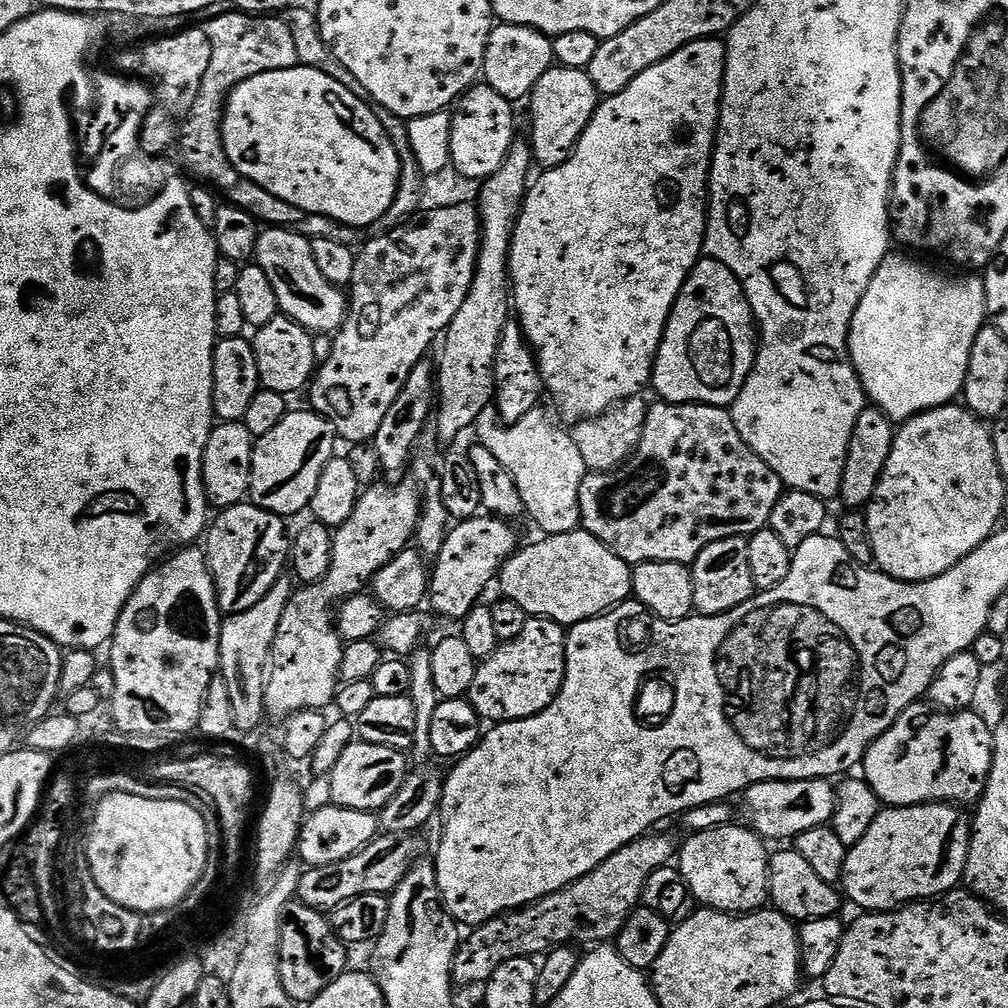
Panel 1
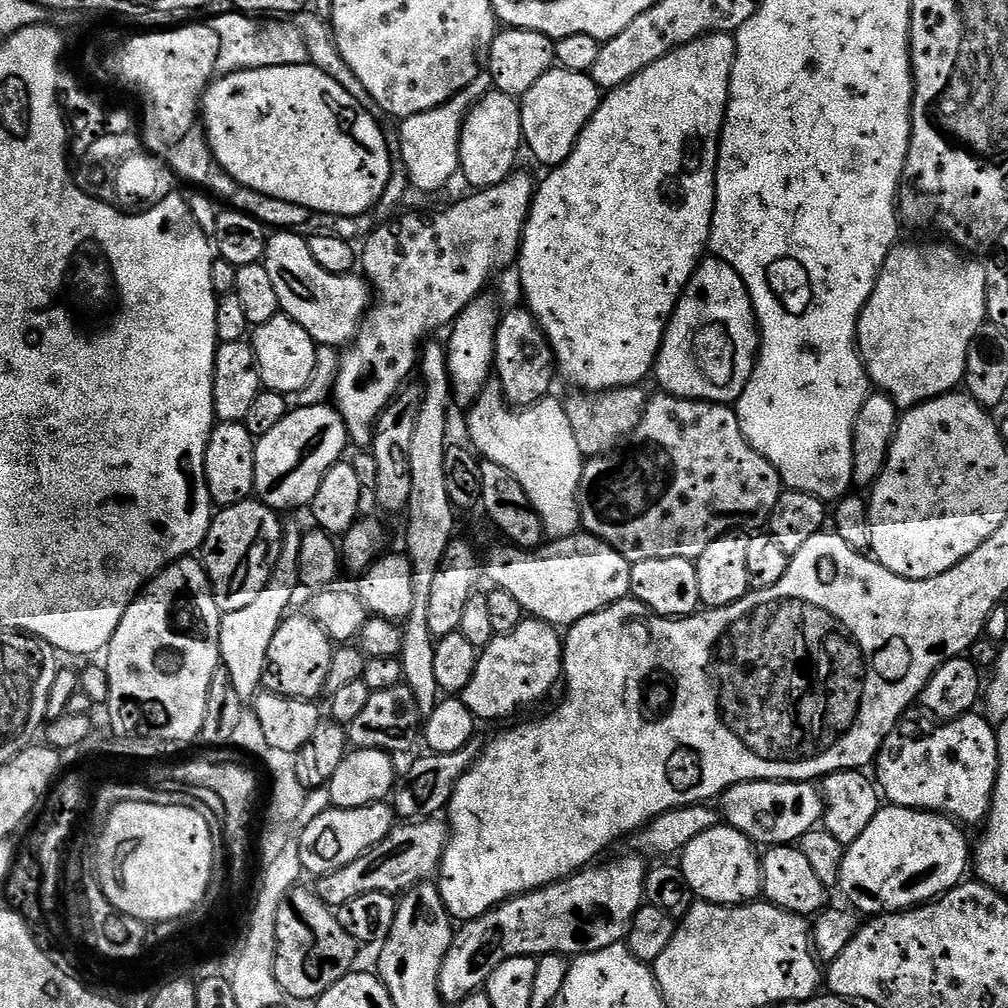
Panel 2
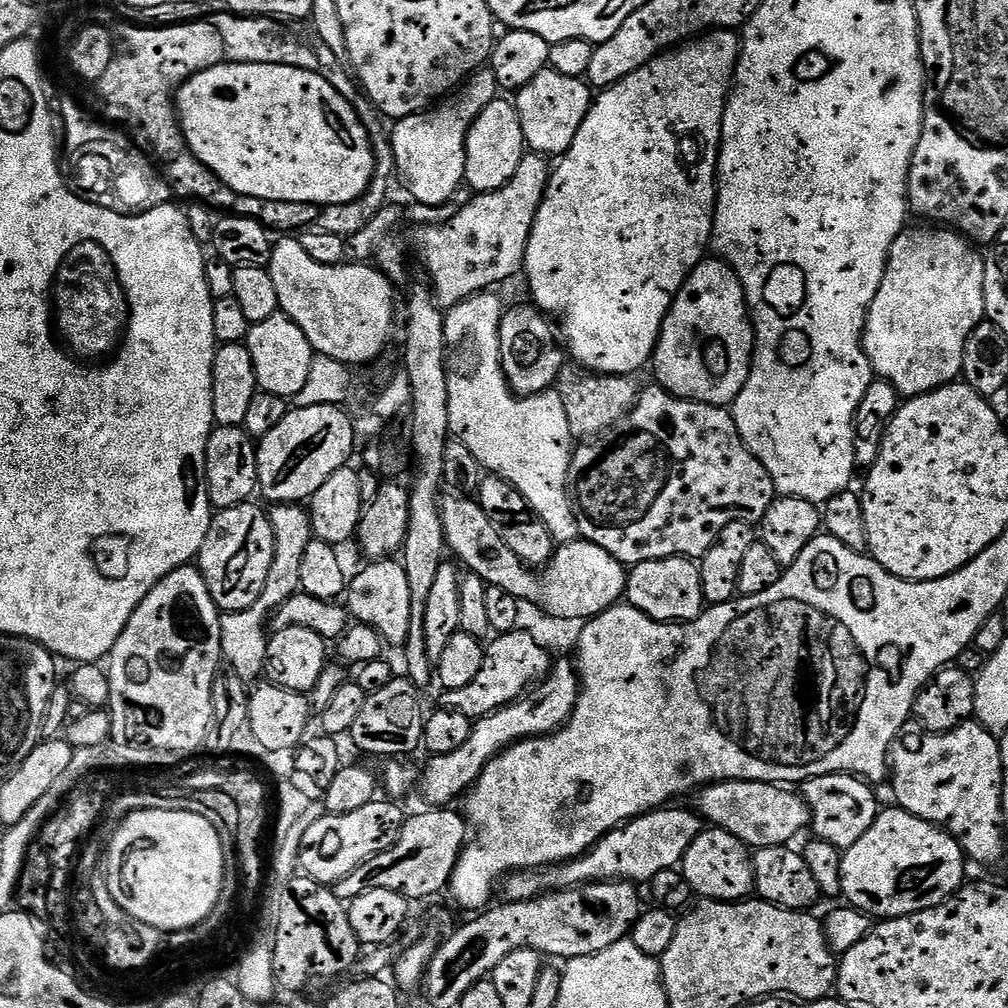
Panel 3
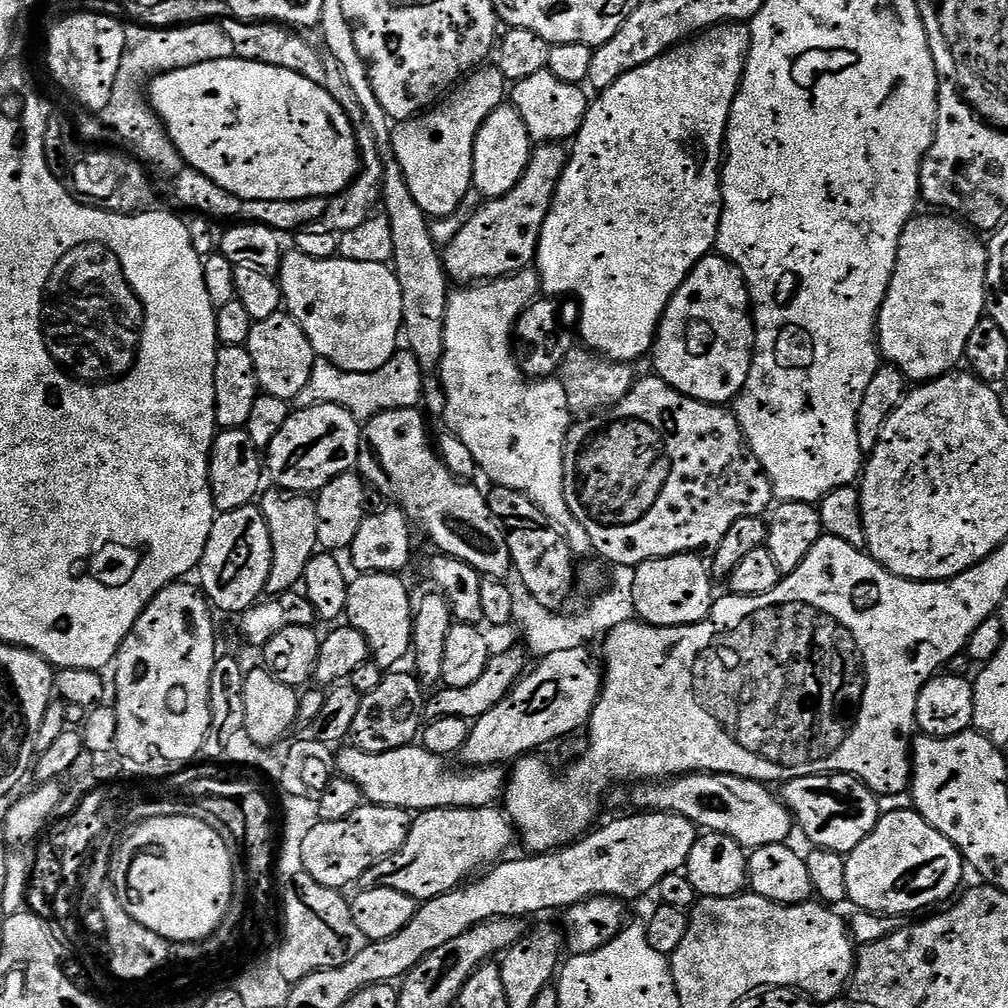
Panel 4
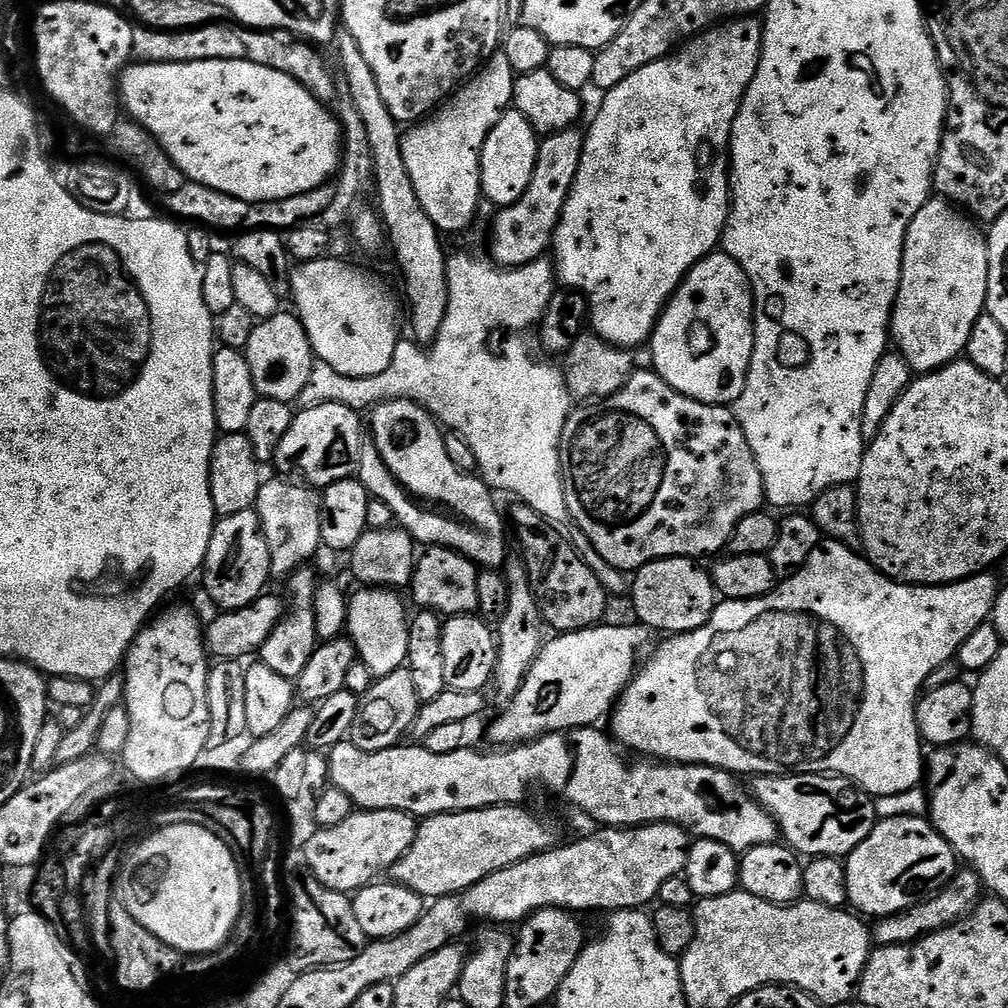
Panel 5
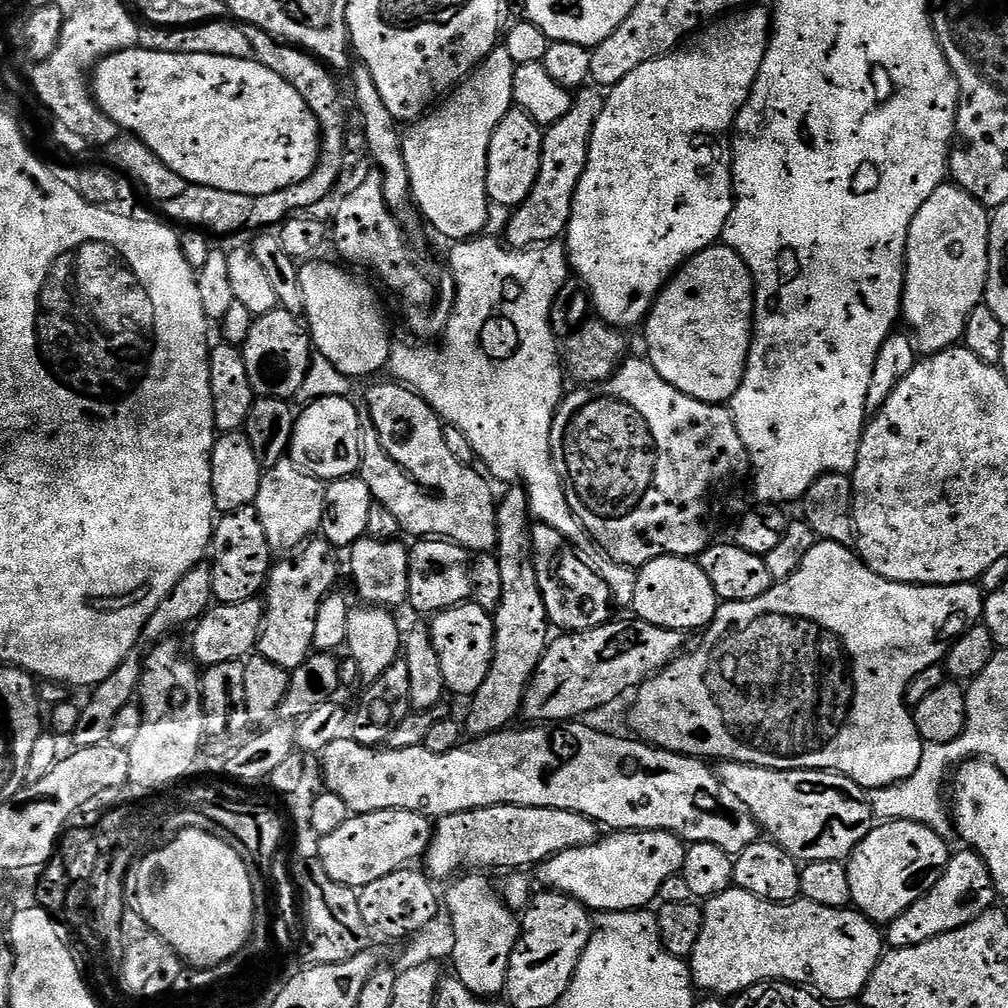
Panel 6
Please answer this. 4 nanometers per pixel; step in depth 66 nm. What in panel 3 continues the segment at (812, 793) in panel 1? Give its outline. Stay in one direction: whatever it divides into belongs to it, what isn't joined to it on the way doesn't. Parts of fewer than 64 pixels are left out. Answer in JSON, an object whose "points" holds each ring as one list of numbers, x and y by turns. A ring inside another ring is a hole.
{"points":[[721,780,719,784,699,789,694,799,695,811,711,827,734,834,752,850,791,845,792,839,809,827,812,818,808,803,799,791,779,784,764,784,761,780]]}

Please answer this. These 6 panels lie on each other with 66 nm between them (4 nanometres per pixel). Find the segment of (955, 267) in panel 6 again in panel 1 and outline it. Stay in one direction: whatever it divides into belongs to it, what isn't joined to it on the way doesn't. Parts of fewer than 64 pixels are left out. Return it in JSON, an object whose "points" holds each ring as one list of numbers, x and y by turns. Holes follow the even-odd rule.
{"points":[[889,254,878,266,848,331,848,357,864,387,864,395,894,422,911,420,931,408,953,403,963,393,970,366,970,350,986,324,984,282,976,274,956,274,951,280,931,272,924,264,908,256]]}

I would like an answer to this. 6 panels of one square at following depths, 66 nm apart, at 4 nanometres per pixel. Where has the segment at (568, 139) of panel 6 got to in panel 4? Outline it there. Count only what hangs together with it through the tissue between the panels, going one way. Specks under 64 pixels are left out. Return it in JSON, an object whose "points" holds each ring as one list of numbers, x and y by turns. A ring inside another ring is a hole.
{"points":[[540,142,532,149,532,157,514,190,499,200,485,199,484,205,461,226,456,237,443,249,444,270,449,281,460,286,471,286,477,282,499,280,515,276,533,267,542,226,562,172,566,170,569,149,560,142]]}

